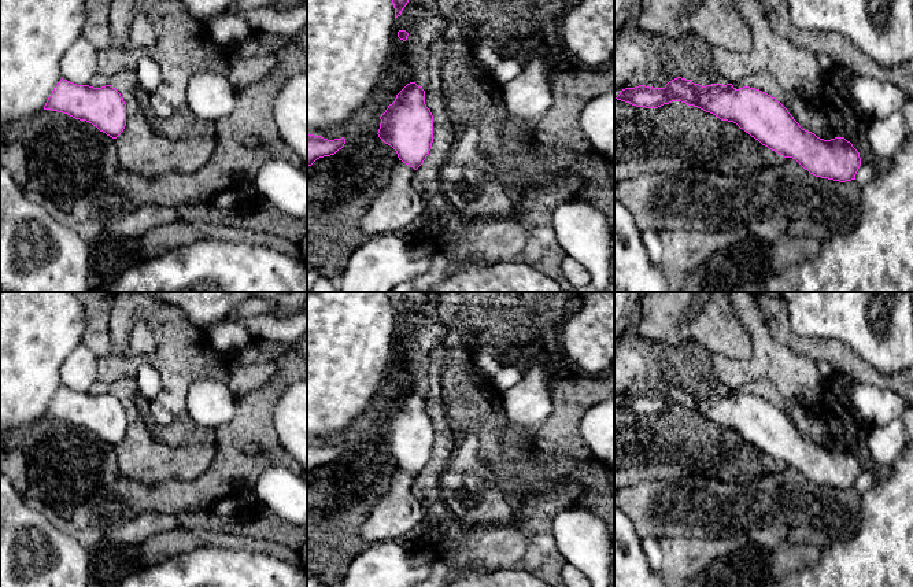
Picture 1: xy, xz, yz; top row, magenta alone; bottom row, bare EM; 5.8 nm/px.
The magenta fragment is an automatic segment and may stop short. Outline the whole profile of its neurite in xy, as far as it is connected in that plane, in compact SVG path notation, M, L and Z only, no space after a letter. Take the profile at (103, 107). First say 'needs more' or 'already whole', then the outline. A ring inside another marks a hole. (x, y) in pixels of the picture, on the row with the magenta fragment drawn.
already whole; M62 78L48 97L44 110L86 121L112 139L117 139L126 126L126 104L111 85L93 88Z

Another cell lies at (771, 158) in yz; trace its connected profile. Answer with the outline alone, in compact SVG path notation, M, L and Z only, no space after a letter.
M759 145L759 152L761 152L761 156L762 159L765 160L765 163L772 167L772 166L776 166L777 163L780 163L781 160L784 160L784 156L769 149L768 147L765 145Z

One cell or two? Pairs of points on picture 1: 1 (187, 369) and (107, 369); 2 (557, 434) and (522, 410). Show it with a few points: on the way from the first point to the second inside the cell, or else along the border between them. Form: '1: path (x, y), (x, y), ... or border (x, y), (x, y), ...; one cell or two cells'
1: path (167, 360), (126, 362); one cell
2: border (551, 391), (551, 413), (533, 432), (539, 449); two cells

